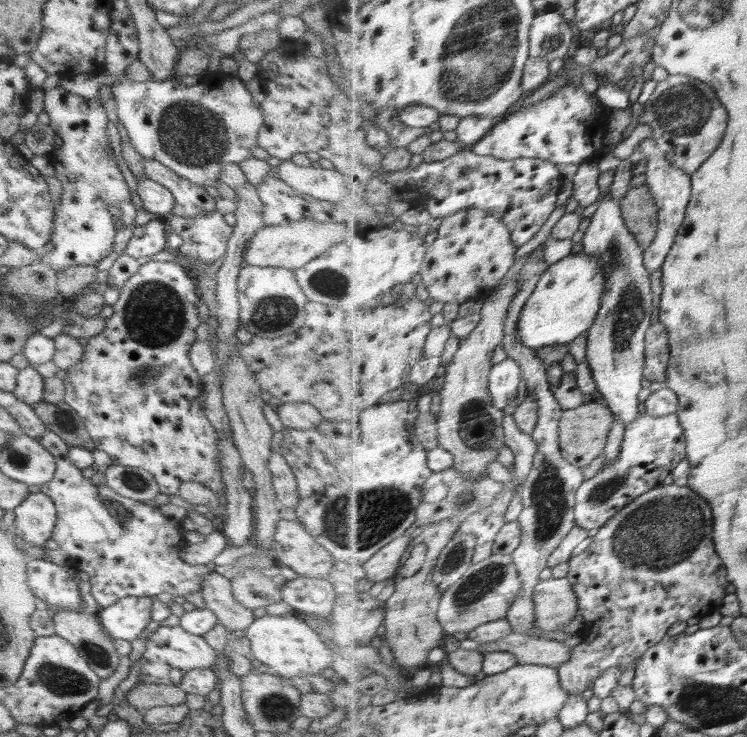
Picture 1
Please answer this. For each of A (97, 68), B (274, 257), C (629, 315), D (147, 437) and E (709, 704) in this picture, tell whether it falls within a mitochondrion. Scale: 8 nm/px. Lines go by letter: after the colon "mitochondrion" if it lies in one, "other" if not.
A: other
B: other
C: mitochondrion
D: other
E: mitochondrion

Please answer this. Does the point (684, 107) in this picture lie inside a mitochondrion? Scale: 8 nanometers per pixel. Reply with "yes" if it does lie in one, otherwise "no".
yes

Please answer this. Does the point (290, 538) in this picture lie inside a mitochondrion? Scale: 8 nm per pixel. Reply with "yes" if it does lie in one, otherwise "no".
no

